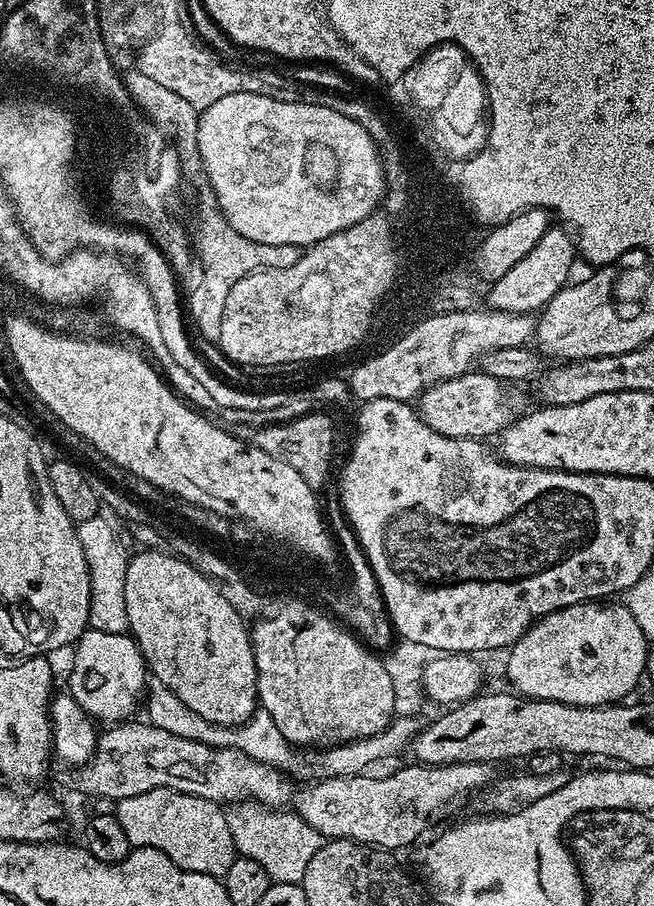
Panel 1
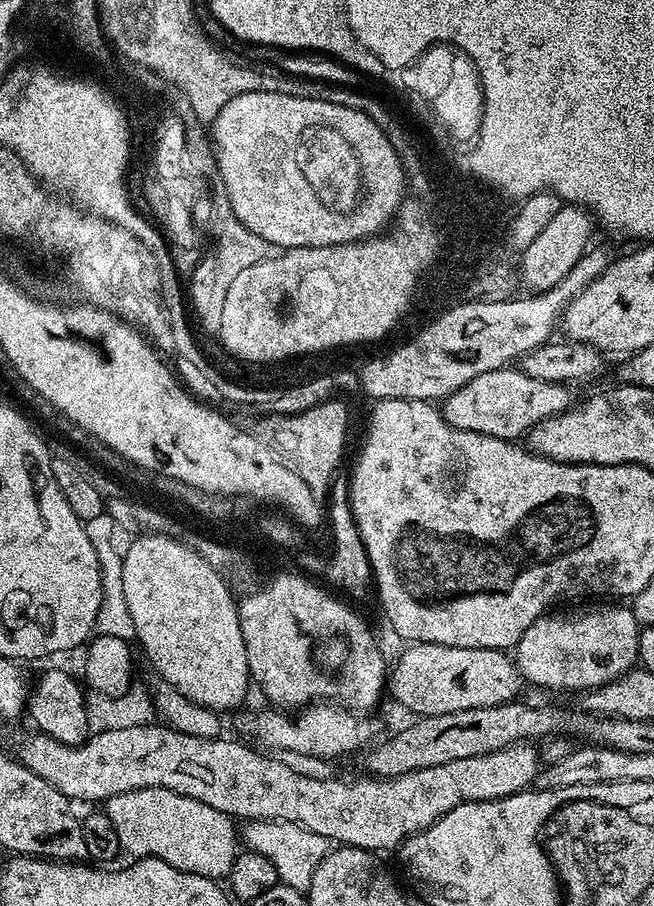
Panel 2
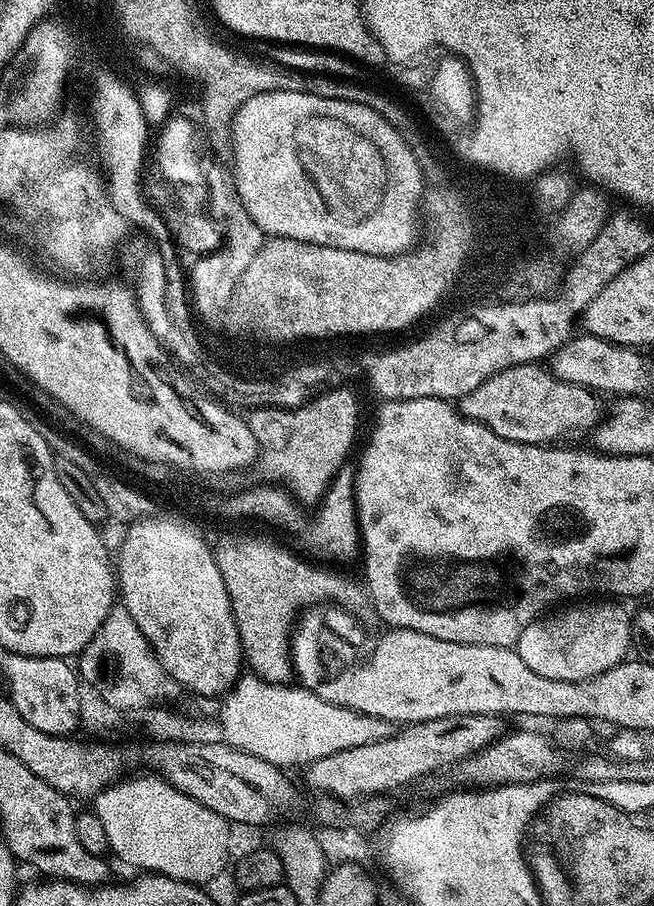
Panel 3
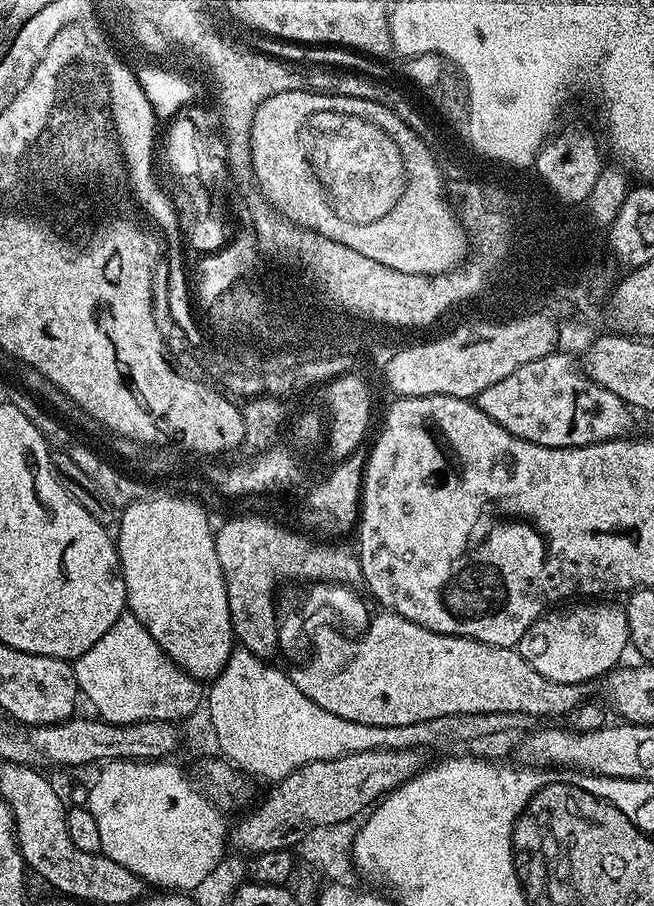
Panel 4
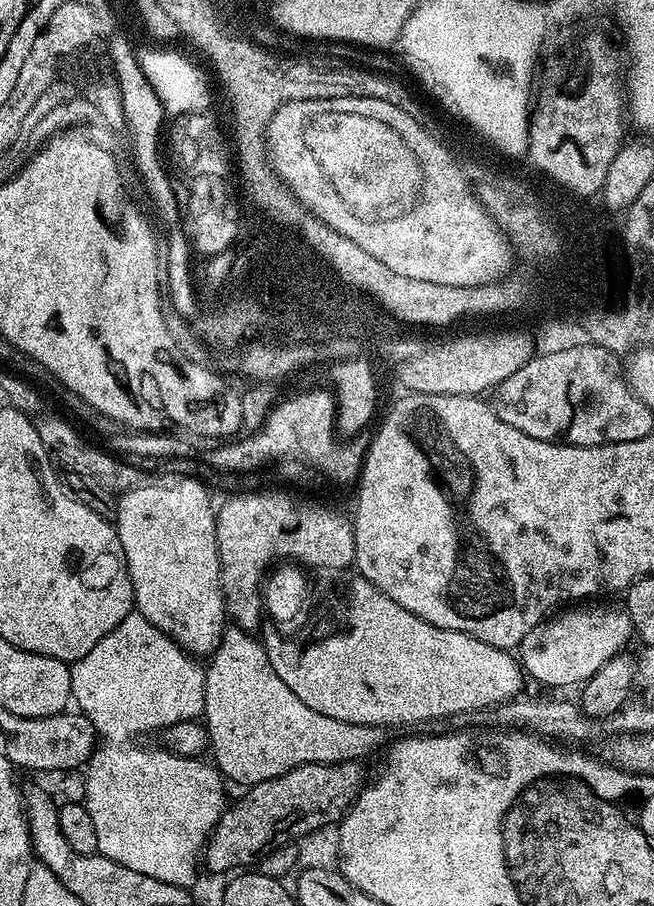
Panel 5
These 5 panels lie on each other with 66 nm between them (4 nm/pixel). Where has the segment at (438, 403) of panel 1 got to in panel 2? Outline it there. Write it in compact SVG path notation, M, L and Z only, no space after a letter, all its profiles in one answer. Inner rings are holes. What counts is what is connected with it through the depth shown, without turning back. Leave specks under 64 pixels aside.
M509 366L470 378L466 386L444 397L442 411L444 420L458 430L470 430L516 442L527 437L534 426L572 408L574 399L567 391L569 389L563 384L540 382L538 378L530 378L530 374L520 371L519 367Z

